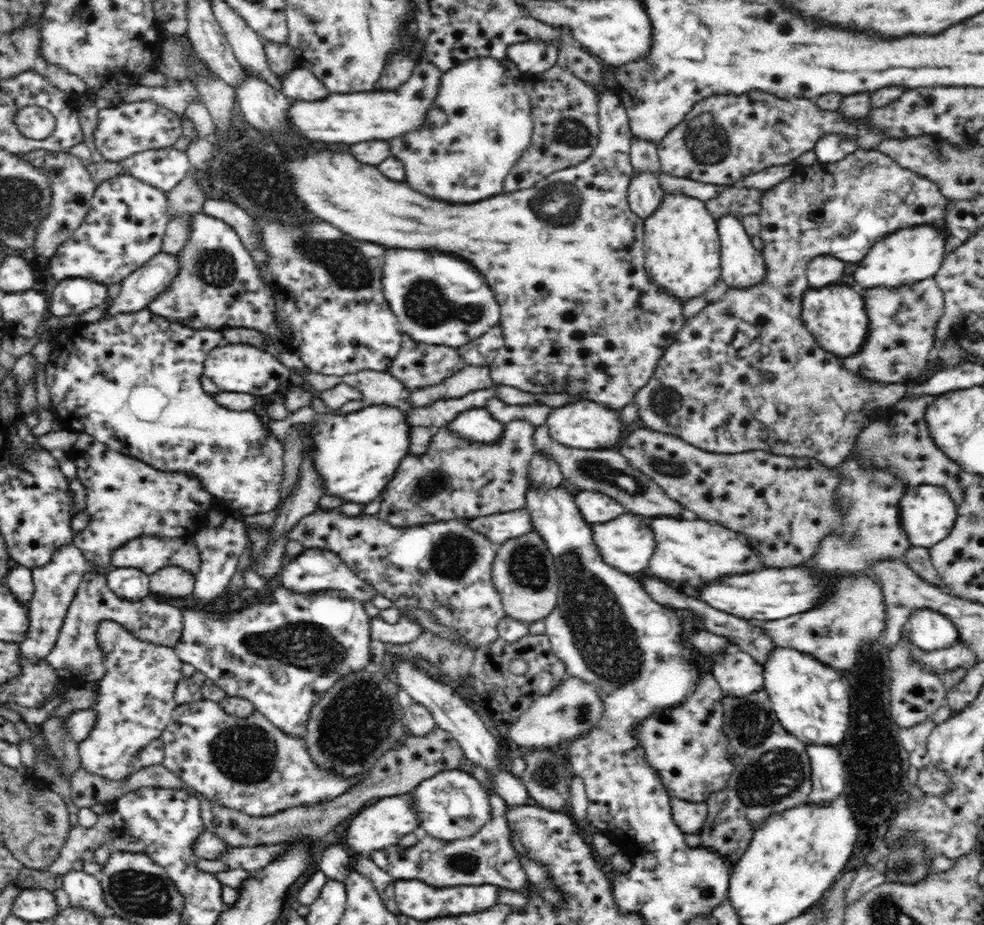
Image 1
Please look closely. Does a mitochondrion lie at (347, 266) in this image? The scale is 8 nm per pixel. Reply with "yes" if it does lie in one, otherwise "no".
yes

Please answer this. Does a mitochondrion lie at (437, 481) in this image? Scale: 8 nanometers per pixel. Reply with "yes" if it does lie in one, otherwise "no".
yes

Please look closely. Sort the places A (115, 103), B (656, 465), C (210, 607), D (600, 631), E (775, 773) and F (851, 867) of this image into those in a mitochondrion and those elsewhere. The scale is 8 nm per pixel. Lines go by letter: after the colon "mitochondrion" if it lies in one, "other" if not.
A: other
B: mitochondrion
C: other
D: mitochondrion
E: mitochondrion
F: other

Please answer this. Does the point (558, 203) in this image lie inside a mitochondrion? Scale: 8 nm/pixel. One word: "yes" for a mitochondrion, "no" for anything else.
yes

